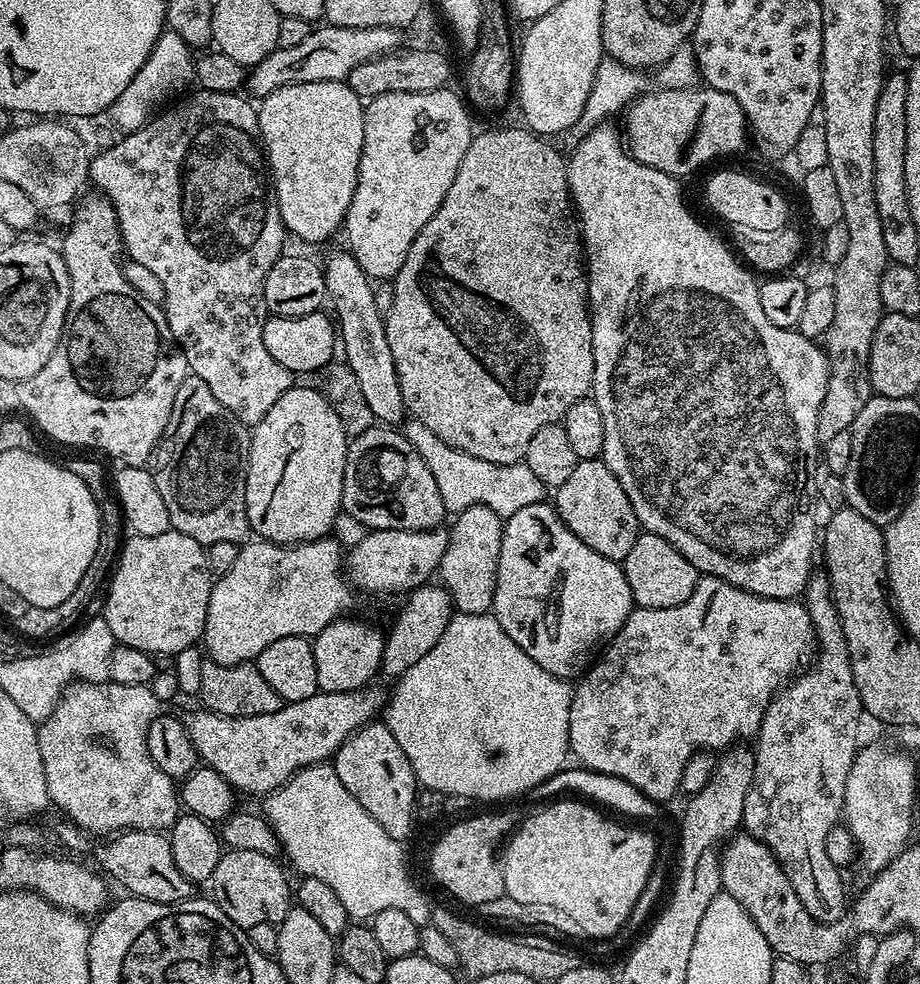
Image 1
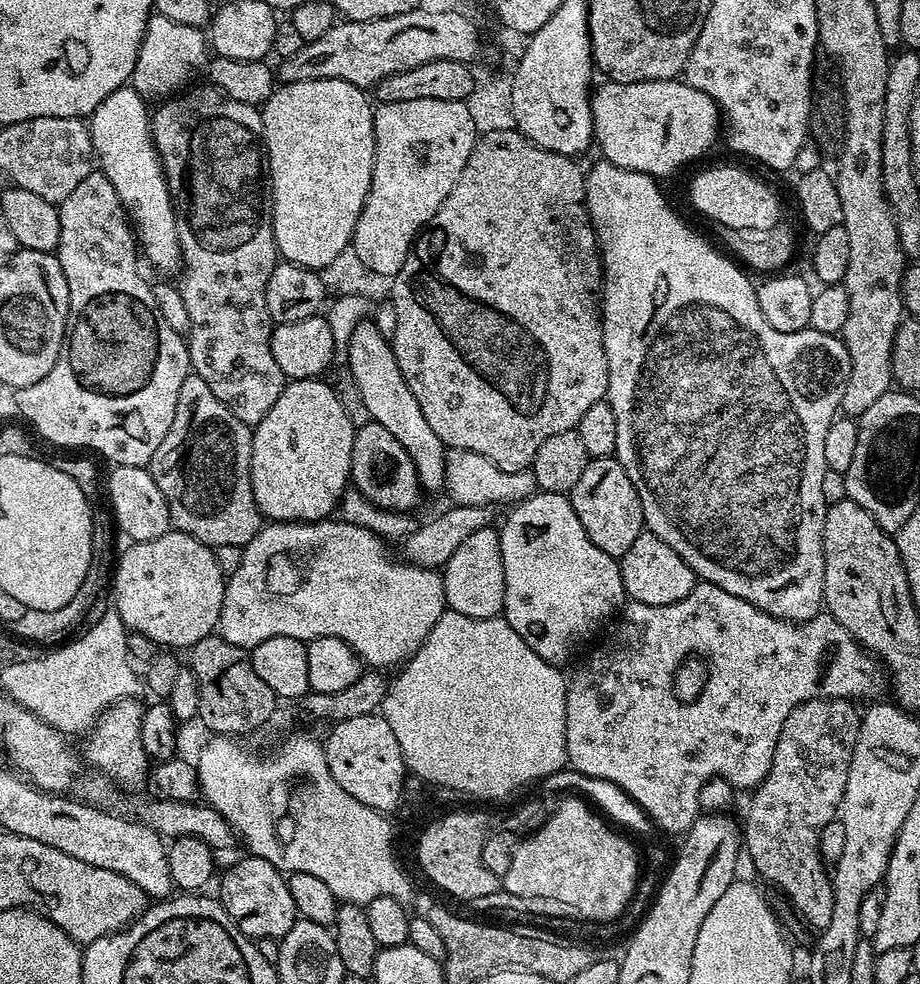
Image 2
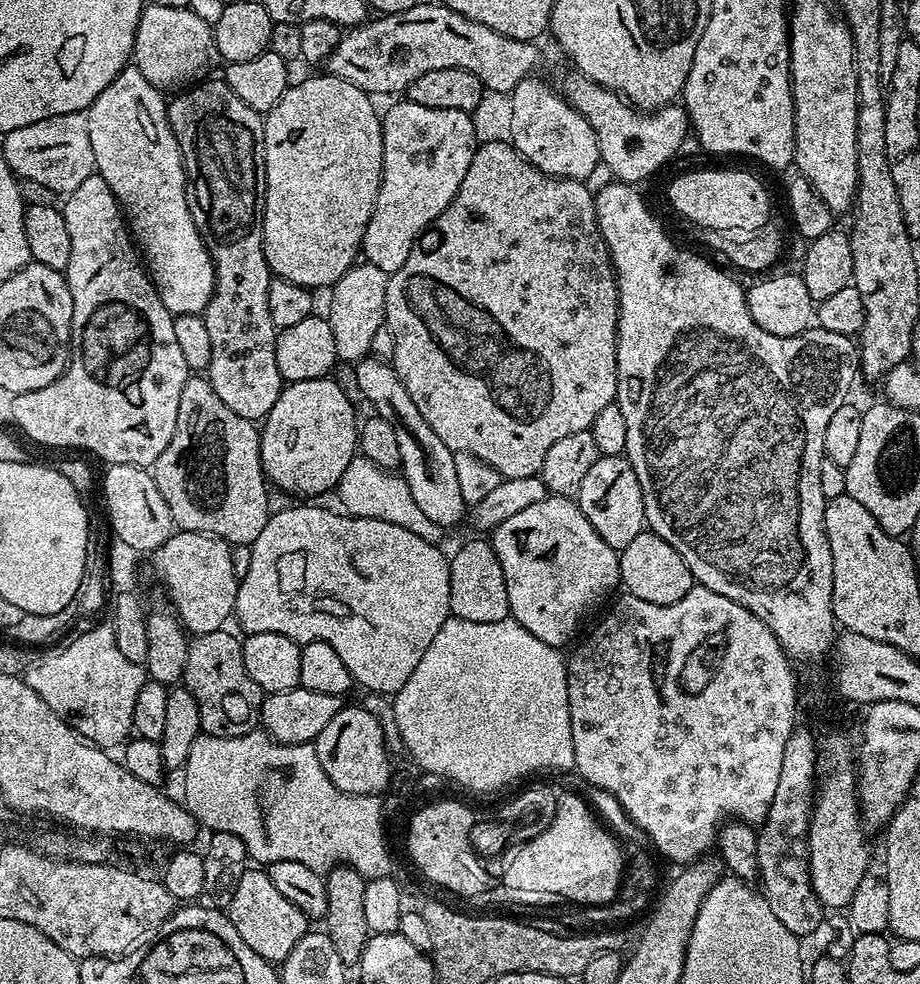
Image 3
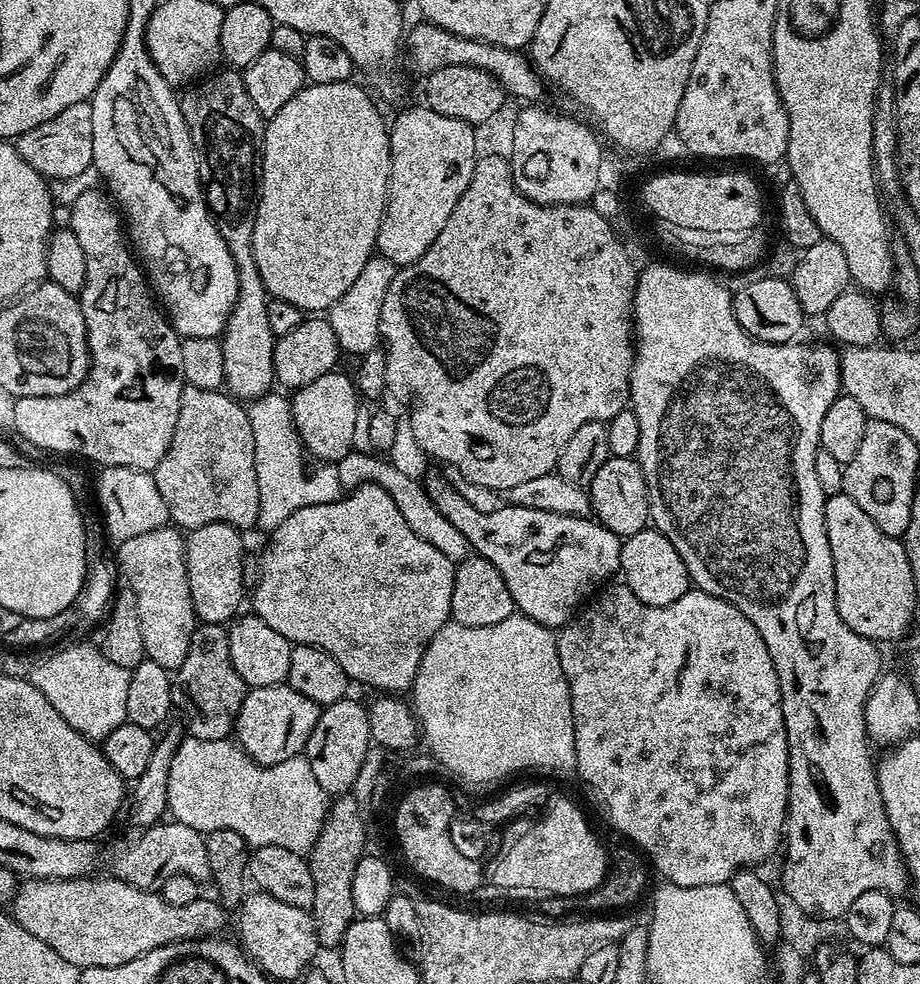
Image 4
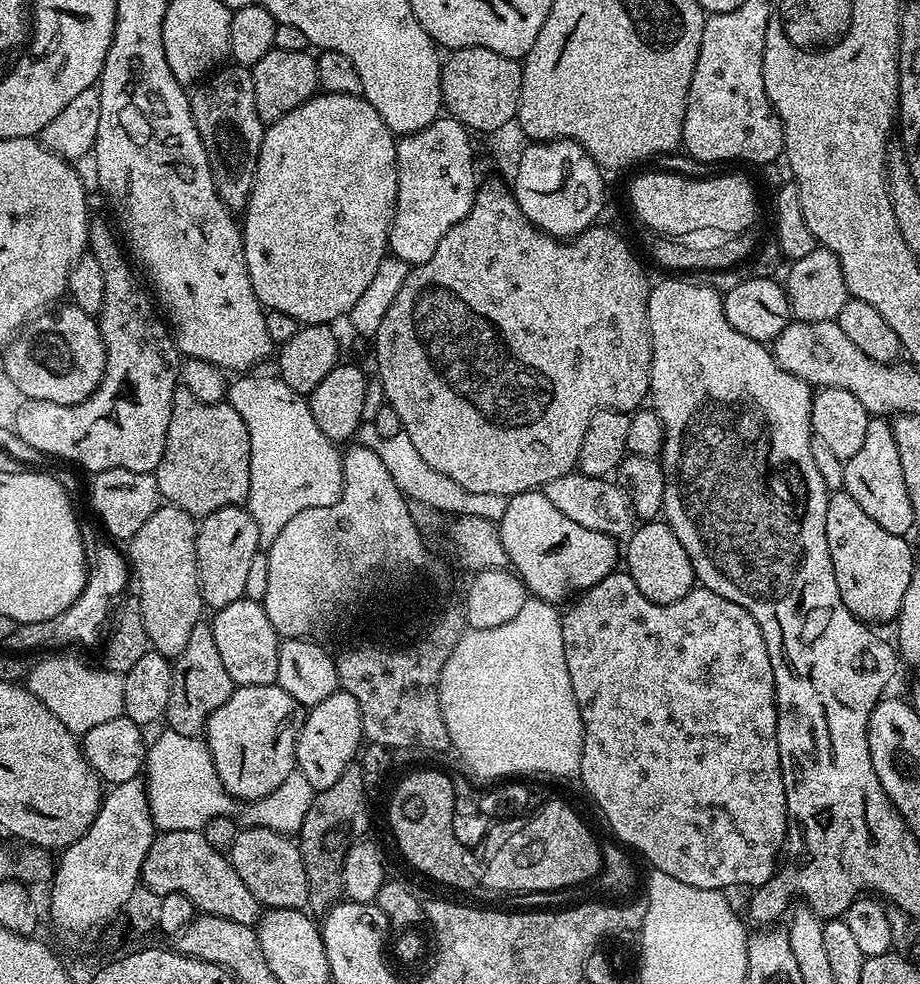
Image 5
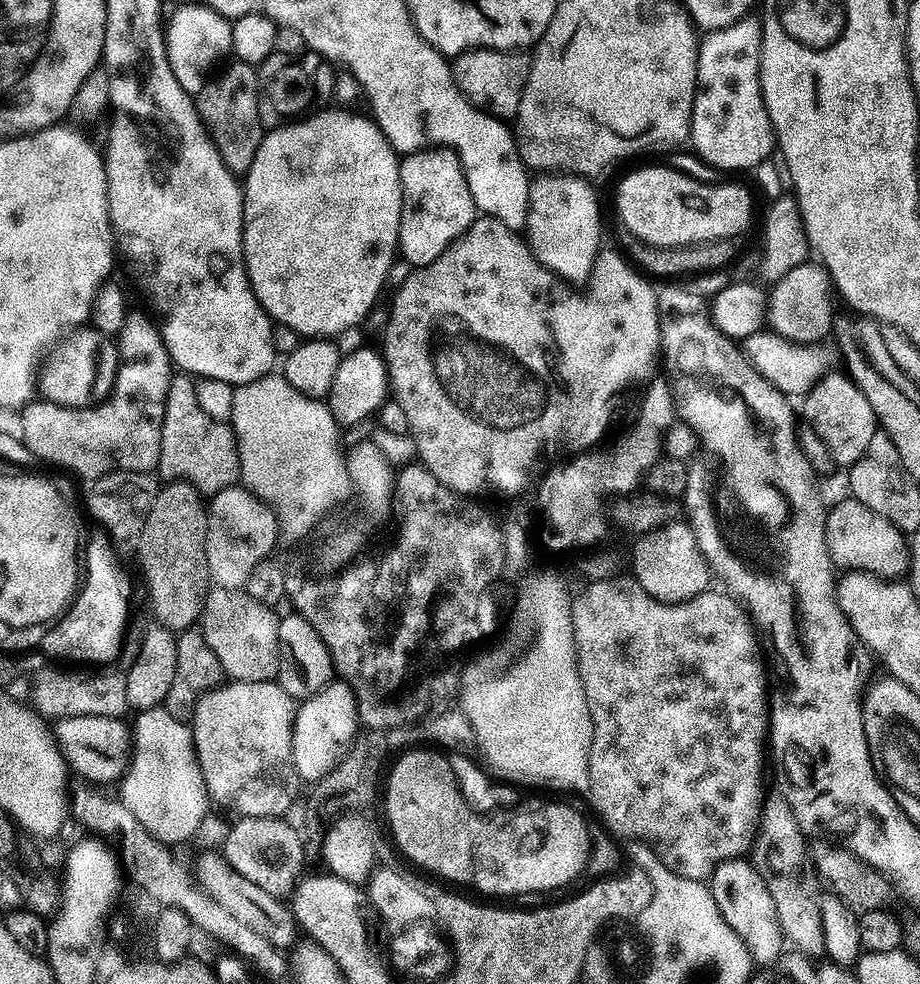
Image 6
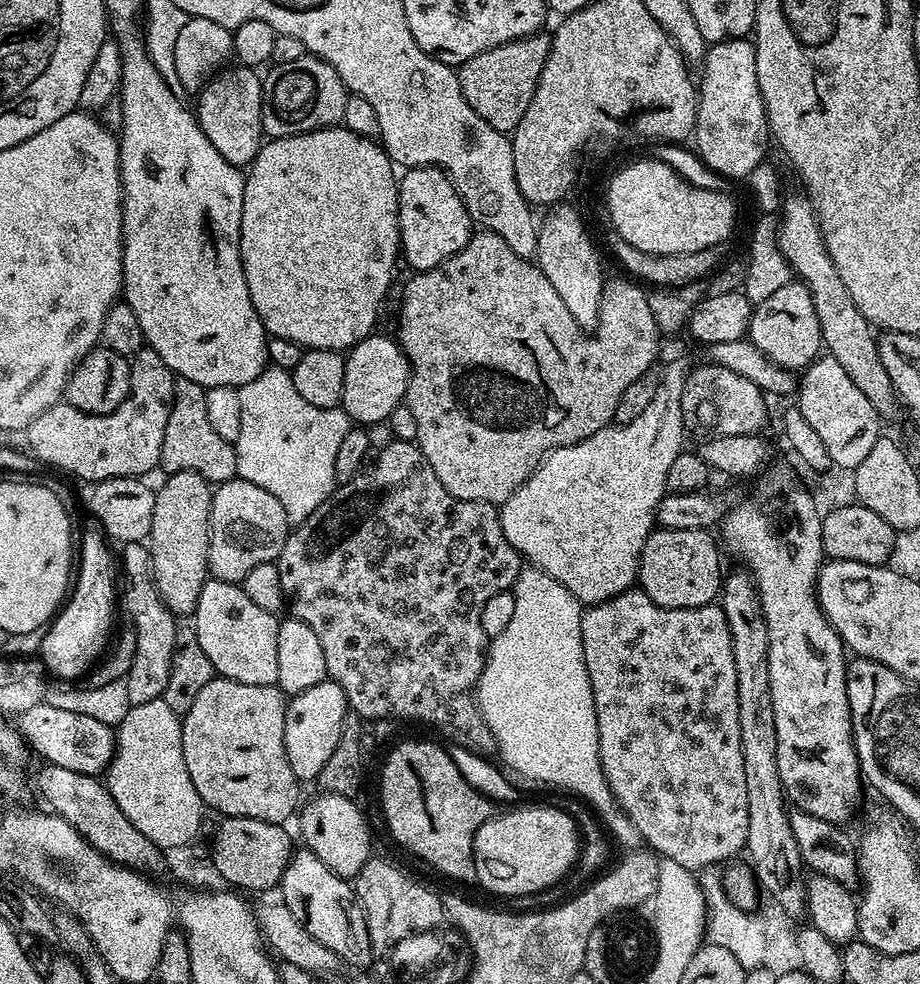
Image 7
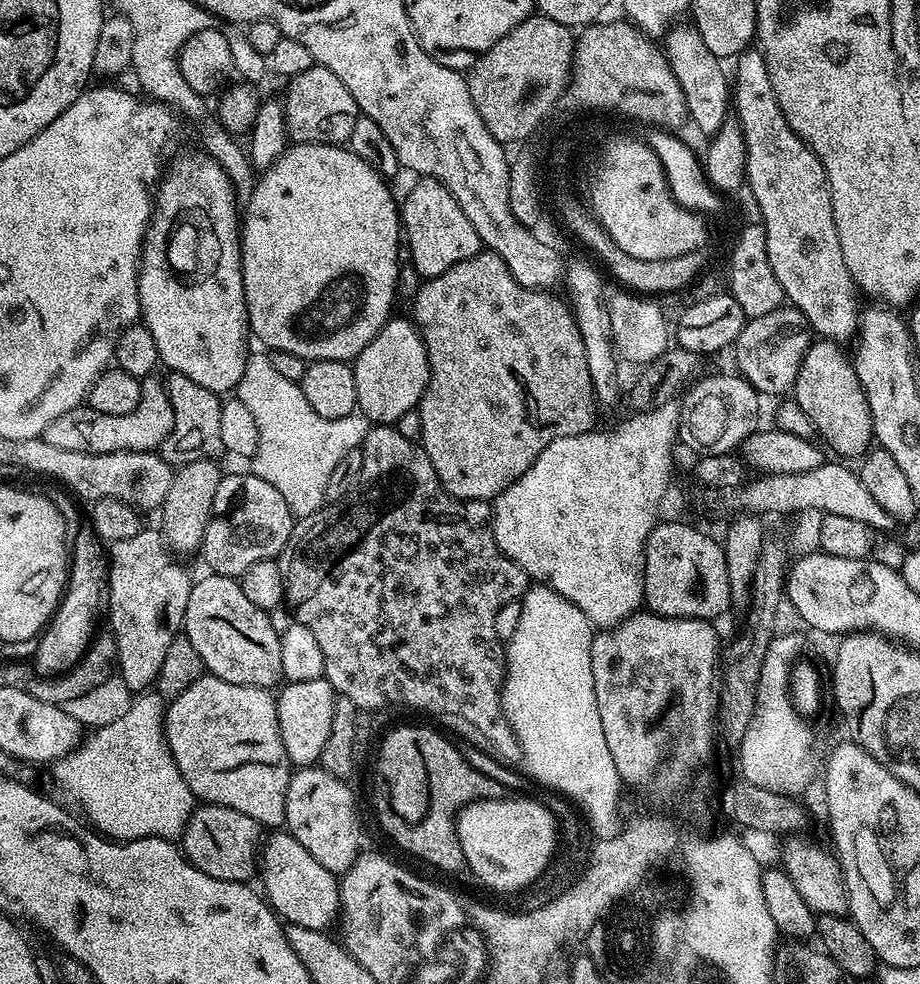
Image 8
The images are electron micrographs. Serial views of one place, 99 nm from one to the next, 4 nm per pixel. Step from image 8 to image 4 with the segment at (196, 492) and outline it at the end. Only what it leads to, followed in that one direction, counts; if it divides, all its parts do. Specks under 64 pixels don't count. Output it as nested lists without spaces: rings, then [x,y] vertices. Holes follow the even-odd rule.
[[[165,526],[150,530],[150,534],[138,534],[134,538],[119,541],[116,547],[116,560],[120,563],[123,583],[134,590],[138,602],[138,619],[142,626],[142,646],[147,659],[158,662],[158,666],[169,670],[178,670],[186,662],[186,650],[190,650],[190,638],[198,626],[194,602],[190,598],[190,582],[186,563],[186,540],[181,529]]]

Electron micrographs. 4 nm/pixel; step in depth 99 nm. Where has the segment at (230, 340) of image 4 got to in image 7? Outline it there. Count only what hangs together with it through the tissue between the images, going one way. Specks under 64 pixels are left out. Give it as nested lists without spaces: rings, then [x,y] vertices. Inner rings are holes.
[[[243,66],[225,67],[216,73],[195,97],[194,115],[200,129],[210,138],[214,150],[237,166],[251,165],[260,152],[264,123],[262,122],[262,94],[264,85],[257,69]]]

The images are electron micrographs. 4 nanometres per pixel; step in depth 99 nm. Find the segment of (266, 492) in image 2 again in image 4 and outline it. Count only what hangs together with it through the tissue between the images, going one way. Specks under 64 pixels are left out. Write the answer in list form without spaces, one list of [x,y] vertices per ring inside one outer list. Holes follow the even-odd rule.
[[[333,370],[322,374],[322,378],[314,378],[310,386],[297,388],[290,396],[296,432],[300,435],[307,455],[317,456],[317,461],[320,462],[337,462],[353,451],[358,393],[353,377],[340,371]]]

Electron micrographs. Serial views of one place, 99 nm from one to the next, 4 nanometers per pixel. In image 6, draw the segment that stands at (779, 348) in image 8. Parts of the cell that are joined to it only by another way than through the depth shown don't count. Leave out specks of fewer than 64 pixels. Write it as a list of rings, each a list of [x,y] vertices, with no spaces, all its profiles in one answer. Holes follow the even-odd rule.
[[[806,262],[802,266],[794,266],[790,274],[786,274],[781,280],[771,285],[768,297],[768,314],[766,324],[771,331],[777,332],[779,336],[787,340],[793,340],[796,344],[813,344],[823,341],[824,335],[832,328],[832,296],[834,300],[834,289],[832,280],[828,277],[828,271],[819,262]]]

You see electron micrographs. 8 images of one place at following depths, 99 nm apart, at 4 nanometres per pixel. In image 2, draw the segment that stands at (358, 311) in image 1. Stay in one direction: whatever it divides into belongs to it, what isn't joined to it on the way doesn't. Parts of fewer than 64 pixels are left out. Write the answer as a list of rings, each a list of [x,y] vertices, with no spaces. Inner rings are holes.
[[[365,318],[351,334],[346,354],[346,371],[354,378],[358,394],[362,394],[362,402],[366,402],[371,423],[386,426],[386,430],[390,430],[390,434],[402,442],[402,450],[406,450],[414,462],[421,489],[425,493],[440,492],[444,487],[446,446],[438,434],[430,430],[430,422],[426,422],[426,414],[422,414],[418,398],[410,394],[410,386],[406,386],[406,378],[402,378],[402,370],[398,370],[398,358],[394,358],[391,339],[378,334],[378,326]]]

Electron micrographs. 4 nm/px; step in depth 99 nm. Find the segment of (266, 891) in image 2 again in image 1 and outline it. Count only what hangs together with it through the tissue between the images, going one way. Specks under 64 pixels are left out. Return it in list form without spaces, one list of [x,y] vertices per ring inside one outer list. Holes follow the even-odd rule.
[[[233,848],[221,855],[218,866],[214,866],[210,896],[230,922],[245,930],[253,930],[259,924],[278,926],[283,922],[294,906],[294,888],[292,884],[288,885],[283,870],[276,863],[273,857],[258,854],[258,850]]]

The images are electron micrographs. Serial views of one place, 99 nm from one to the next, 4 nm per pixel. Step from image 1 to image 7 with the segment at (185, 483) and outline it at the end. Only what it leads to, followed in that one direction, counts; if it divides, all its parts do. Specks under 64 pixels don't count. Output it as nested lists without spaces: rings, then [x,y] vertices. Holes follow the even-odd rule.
[[[176,380],[170,418],[166,422],[166,434],[162,438],[160,468],[168,474],[182,470],[197,472],[213,486],[219,486],[236,476],[236,449],[233,441],[221,438],[210,427],[210,418],[206,418],[206,389],[198,382]]]

